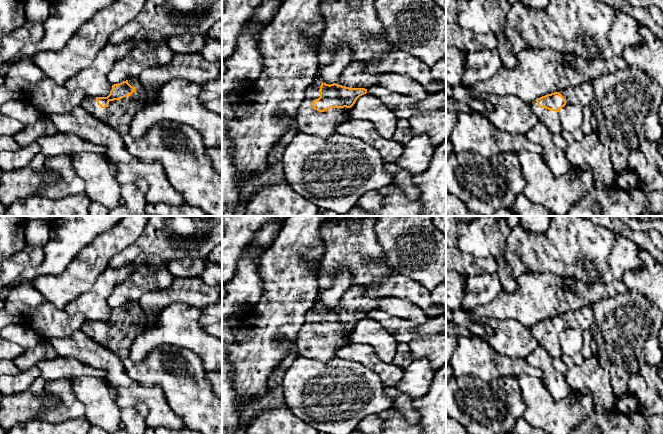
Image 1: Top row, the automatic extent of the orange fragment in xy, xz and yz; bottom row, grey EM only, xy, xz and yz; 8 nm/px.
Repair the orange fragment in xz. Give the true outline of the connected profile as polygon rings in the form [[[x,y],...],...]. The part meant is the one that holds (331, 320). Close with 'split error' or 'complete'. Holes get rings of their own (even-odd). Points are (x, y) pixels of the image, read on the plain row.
[[[392,274],[370,285],[354,285],[333,308],[315,304],[306,314],[298,339],[309,339],[315,333],[324,336],[330,332],[351,332],[367,314],[378,308],[378,302],[394,297],[409,300],[424,310],[429,318],[443,314],[431,299],[431,291],[410,277]]] | split error

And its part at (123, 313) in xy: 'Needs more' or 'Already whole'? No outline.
Needs more

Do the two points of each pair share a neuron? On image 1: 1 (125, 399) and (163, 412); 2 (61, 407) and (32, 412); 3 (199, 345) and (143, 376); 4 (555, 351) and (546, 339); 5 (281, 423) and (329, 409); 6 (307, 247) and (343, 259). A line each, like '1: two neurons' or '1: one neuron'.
1: one neuron
2: one neuron
3: two neurons
4: one neuron
5: two neurons
6: two neurons

